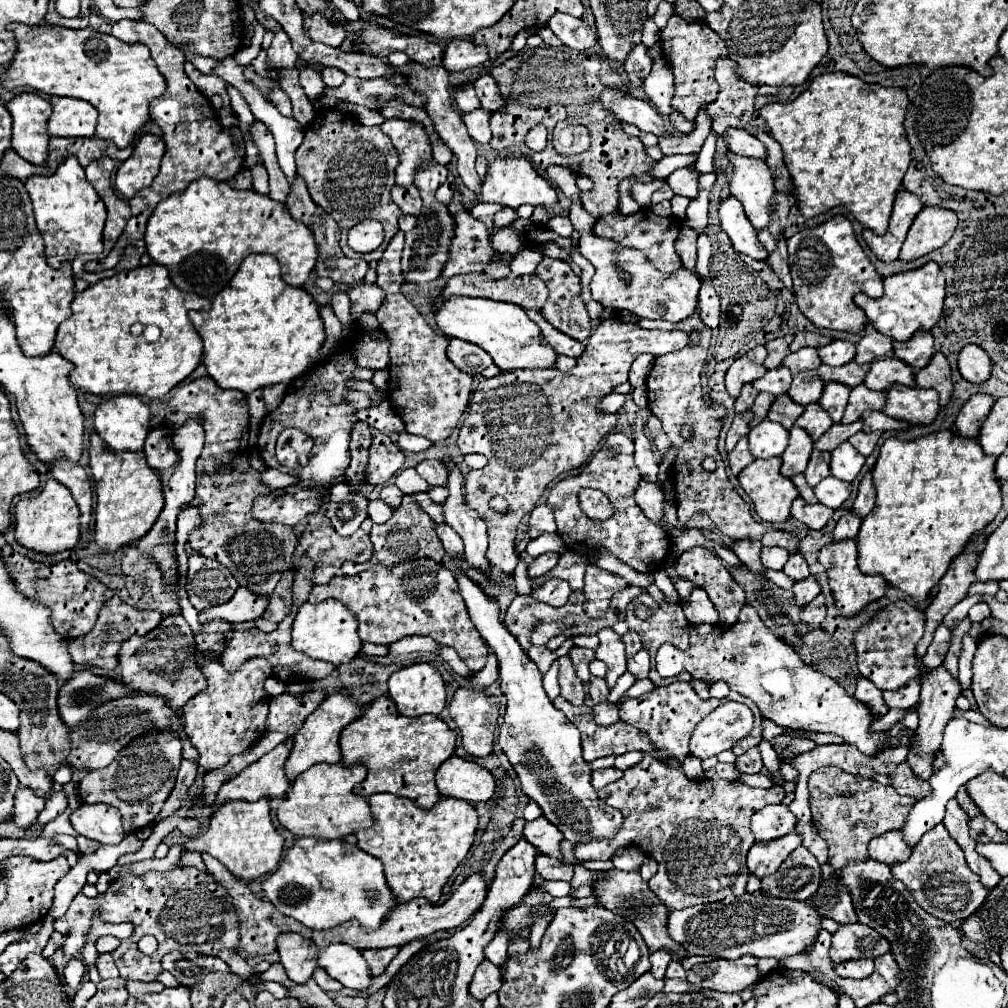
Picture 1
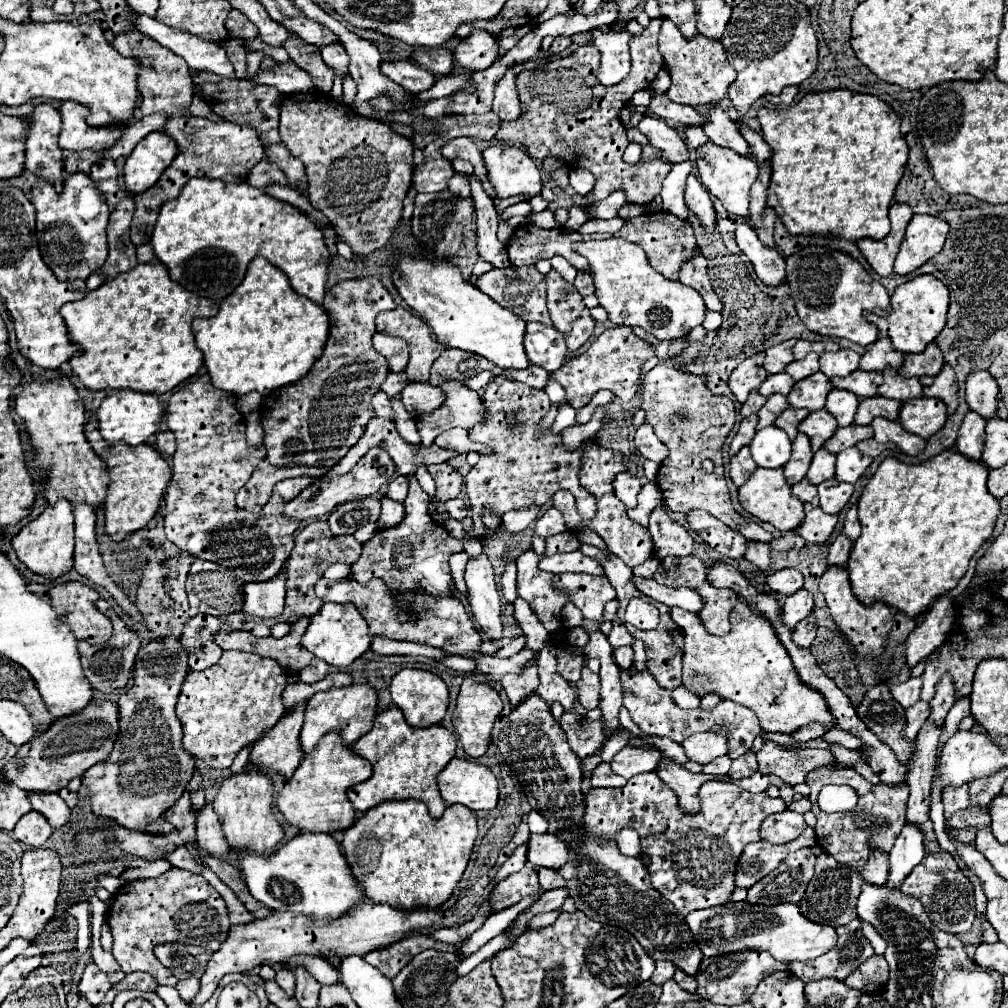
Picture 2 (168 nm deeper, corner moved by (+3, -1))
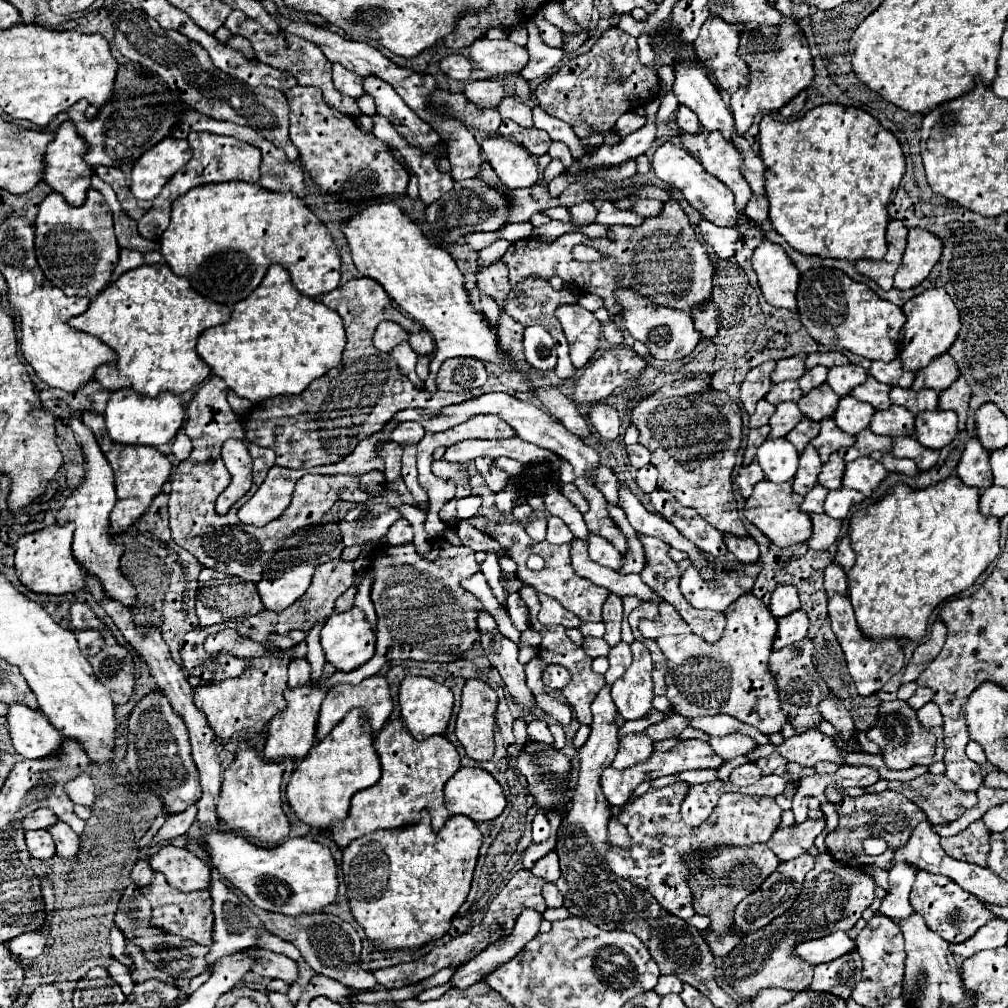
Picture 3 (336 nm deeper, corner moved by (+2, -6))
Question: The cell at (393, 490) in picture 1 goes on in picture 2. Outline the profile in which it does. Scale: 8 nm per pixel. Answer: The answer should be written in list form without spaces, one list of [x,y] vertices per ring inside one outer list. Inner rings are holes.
[[[384,496],[382,500],[382,512],[380,512],[380,520],[376,522],[378,528],[388,528],[392,524],[398,524],[400,518],[404,518],[404,506],[396,500],[390,500],[388,496]]]

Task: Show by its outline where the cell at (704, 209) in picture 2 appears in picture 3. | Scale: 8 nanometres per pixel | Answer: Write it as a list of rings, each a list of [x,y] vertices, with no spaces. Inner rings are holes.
[[[701,221],[697,225],[703,241],[717,253],[717,257],[721,259],[729,259],[735,255],[735,243],[739,241],[739,233],[737,229],[729,229],[729,227],[717,227],[711,221]]]

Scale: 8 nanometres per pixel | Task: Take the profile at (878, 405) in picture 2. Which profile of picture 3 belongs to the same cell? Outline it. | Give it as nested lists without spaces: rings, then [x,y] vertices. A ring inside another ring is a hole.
[[[891,405],[889,409],[877,411],[873,415],[869,429],[877,435],[889,435],[889,437],[913,435],[915,433],[915,415],[909,413],[905,407]]]

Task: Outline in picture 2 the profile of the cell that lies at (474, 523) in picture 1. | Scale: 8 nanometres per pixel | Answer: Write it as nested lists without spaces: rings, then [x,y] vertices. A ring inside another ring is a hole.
[[[484,552],[468,560],[464,582],[474,620],[484,632],[488,632],[492,640],[502,638],[502,604],[496,592],[492,564]]]

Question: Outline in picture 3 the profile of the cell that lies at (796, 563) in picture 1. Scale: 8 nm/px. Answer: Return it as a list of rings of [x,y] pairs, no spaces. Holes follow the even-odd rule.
[[[781,585],[773,591],[769,611],[773,613],[775,619],[791,615],[797,609],[799,609],[799,597],[797,597],[797,589],[793,589],[793,585]]]

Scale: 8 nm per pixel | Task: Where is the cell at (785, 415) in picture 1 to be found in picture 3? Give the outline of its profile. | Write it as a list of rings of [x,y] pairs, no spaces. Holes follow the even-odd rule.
[[[803,419],[801,421],[801,425],[797,425],[797,429],[793,429],[789,435],[787,435],[787,439],[797,447],[797,451],[801,453],[803,449],[805,449],[805,445],[813,439],[813,437],[817,437],[819,435],[819,429],[821,429],[821,425],[817,423],[817,421],[811,421],[811,419]]]

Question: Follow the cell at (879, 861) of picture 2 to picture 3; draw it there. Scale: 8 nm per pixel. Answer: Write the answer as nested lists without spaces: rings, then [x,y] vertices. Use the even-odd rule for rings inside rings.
[[[821,853],[815,867],[807,873],[801,895],[783,915],[775,917],[767,927],[753,931],[737,943],[727,955],[721,975],[739,997],[753,997],[765,987],[783,987],[789,991],[805,991],[813,979],[813,965],[793,955],[795,947],[803,941],[821,939],[833,931],[849,931],[861,913],[875,899],[875,883],[867,873],[837,863],[829,853]]]

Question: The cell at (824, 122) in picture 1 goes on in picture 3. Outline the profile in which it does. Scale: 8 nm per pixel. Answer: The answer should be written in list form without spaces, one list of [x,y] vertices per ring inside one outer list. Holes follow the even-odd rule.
[[[821,105],[789,123],[765,115],[761,121],[761,159],[765,163],[765,191],[771,203],[771,225],[793,249],[805,255],[845,261],[885,257],[887,207],[905,173],[905,157],[899,141],[891,131],[883,129],[875,117],[843,105]]]

